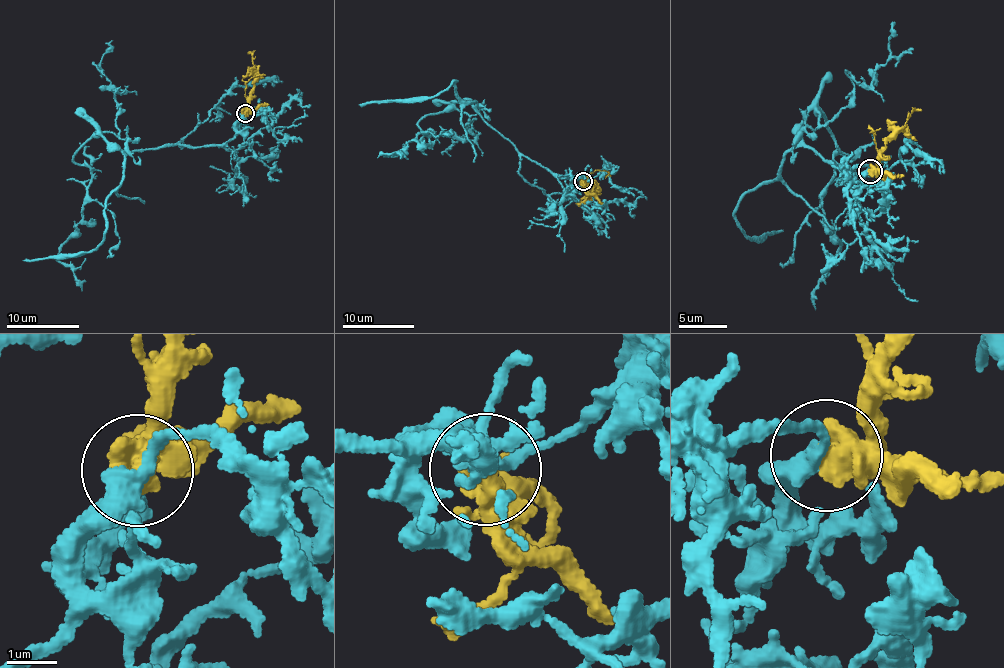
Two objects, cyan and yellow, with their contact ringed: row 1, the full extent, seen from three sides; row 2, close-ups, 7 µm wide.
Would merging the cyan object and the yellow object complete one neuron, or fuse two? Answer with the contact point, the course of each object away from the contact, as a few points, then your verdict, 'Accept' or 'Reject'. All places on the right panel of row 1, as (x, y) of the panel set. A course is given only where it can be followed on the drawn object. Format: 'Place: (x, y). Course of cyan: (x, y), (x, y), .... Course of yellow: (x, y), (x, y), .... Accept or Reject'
Place: (870, 171). Course of cyan: (868, 171), (855, 196), (800, 133), (804, 117), (823, 116), (838, 150), (821, 201), (839, 244), (815, 310). Course of yellow: (870, 171), (877, 166), (877, 155), (885, 139), (904, 127), (909, 115), (921, 110). Accept

